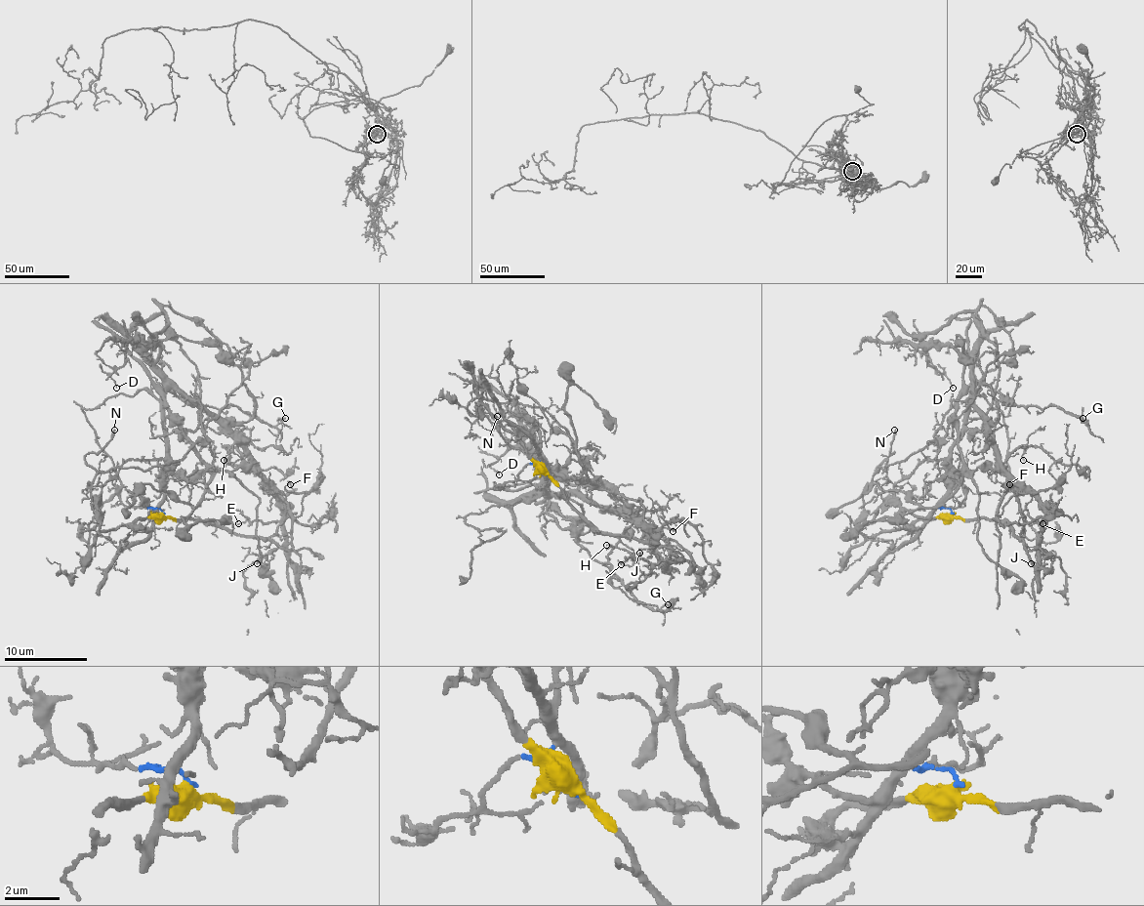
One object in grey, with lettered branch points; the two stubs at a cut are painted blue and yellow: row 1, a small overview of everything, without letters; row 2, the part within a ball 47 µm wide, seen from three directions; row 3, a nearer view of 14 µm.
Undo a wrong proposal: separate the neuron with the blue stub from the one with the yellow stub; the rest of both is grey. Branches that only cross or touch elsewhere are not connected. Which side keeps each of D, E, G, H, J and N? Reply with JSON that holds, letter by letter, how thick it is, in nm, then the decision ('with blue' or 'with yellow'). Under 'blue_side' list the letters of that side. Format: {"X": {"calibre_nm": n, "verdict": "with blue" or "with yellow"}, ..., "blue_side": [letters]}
{"D": {"calibre_nm": 110, "verdict": "with blue"}, "E": {"calibre_nm": 110, "verdict": "with blue"}, "G": {"calibre_nm": 130, "verdict": "with blue"}, "H": {"calibre_nm": 80, "verdict": "with blue"}, "J": {"calibre_nm": 140, "verdict": "with blue"}, "N": {"calibre_nm": 200, "verdict": "with yellow"}, "blue_side": ["D", "E", "G", "H", "J"]}

